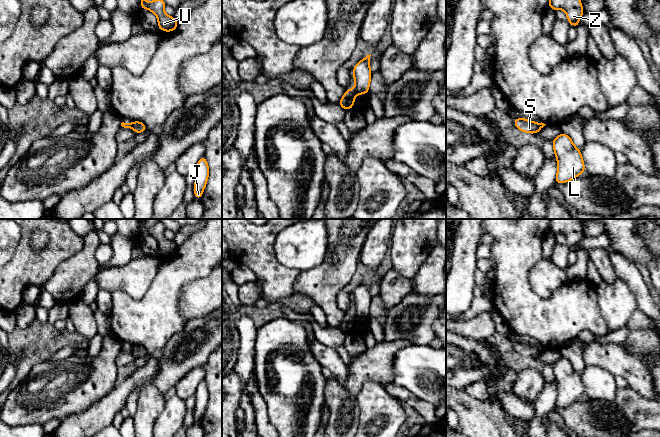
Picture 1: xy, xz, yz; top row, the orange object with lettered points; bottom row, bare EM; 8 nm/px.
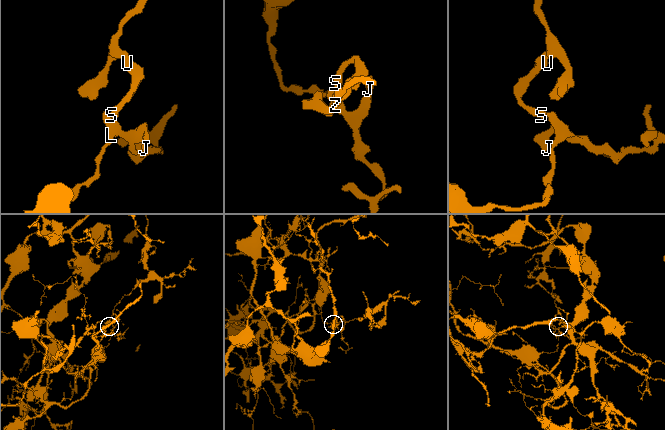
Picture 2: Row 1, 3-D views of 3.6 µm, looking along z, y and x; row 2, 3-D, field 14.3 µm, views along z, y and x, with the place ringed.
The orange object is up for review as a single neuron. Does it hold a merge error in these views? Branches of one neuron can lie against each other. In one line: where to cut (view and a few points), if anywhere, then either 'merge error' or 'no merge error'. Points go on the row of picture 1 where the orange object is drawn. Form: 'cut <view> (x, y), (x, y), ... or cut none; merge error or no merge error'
cut xz (355, 89), (357, 93); merge error

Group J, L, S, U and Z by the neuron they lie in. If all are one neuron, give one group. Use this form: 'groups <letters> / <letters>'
groups J L / S U Z

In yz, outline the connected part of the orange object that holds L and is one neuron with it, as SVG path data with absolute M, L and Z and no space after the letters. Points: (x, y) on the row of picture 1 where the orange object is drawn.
M562 132L551 142L558 164L555 185L569 182L579 174L585 173L581 150L574 146L566 133Z

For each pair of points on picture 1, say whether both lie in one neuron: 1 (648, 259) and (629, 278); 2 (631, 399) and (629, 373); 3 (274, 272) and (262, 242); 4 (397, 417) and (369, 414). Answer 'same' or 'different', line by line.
1: different
2: different
3: same
4: same

